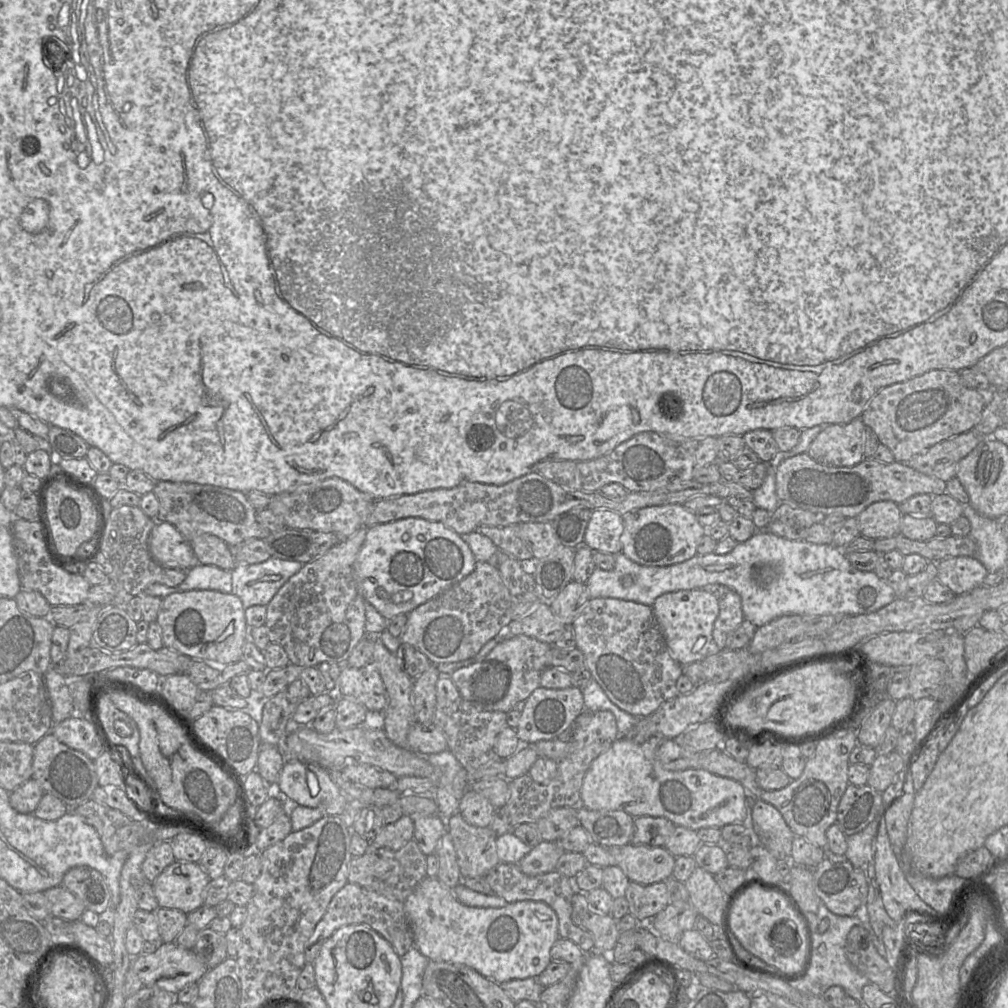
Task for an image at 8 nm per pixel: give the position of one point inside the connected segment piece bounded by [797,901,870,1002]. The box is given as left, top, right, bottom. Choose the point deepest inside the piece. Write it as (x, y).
(829, 966)

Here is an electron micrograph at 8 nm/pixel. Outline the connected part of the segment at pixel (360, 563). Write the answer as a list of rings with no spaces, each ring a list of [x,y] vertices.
[[[409,517],[368,528],[353,568],[365,601],[391,620],[457,584],[476,564],[468,544],[451,528],[440,522]]]

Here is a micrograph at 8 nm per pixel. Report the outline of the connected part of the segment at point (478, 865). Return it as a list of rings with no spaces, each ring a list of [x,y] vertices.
[[[458,812],[447,821],[462,878],[484,877],[500,863],[496,834],[489,827],[476,827]]]

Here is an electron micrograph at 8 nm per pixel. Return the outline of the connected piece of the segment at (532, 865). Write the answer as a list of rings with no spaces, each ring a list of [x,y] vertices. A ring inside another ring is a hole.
[[[541,841],[517,864],[525,874],[536,876],[554,871],[565,851],[555,841]]]

